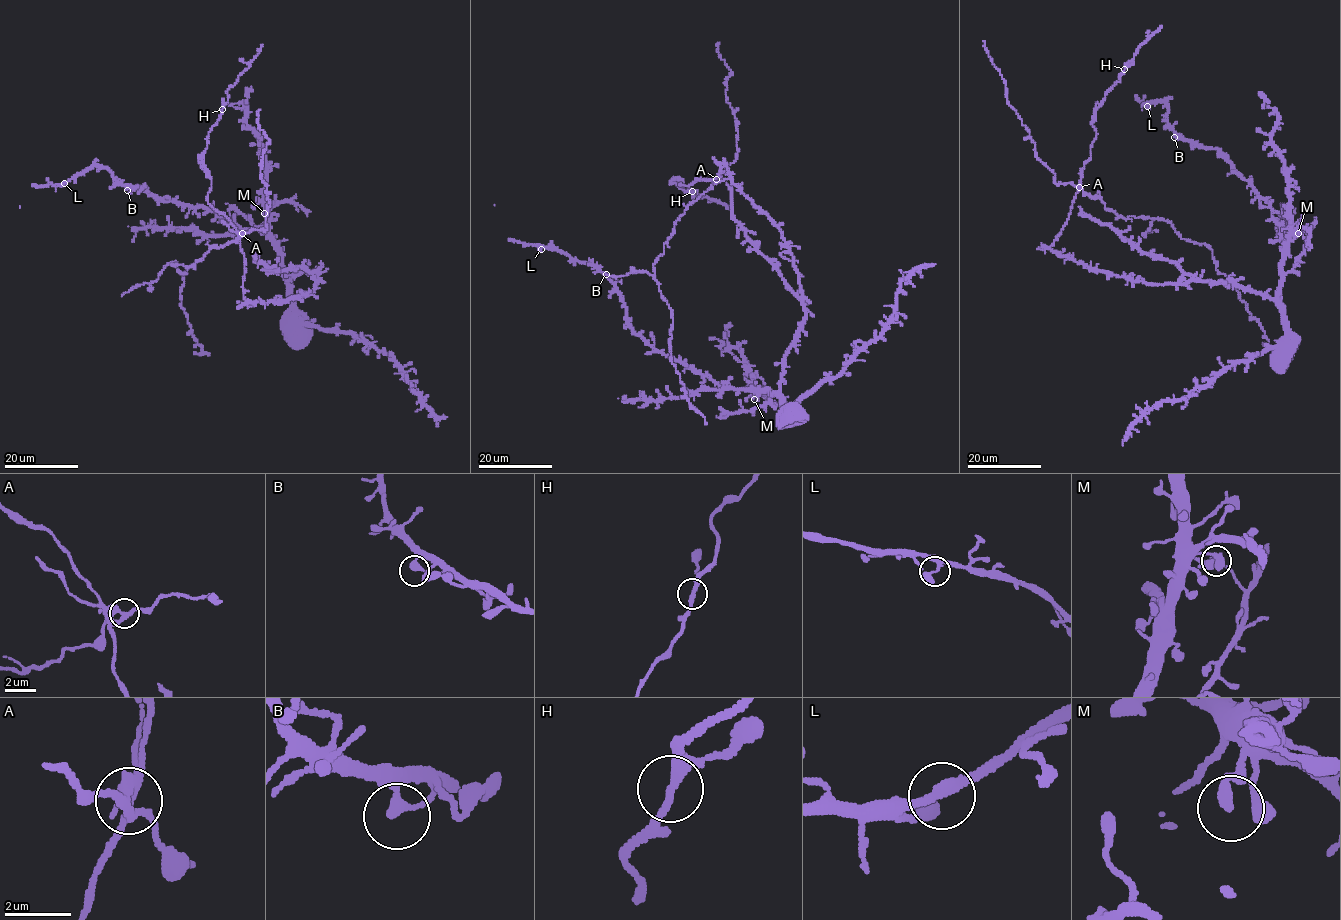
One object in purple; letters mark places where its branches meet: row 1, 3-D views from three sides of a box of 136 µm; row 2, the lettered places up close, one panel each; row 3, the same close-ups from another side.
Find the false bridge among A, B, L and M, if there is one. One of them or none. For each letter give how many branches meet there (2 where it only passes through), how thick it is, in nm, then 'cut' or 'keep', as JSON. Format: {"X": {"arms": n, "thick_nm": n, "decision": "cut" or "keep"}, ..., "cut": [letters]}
{"A": {"arms": 2, "thick_nm": 320, "decision": "cut"}, "B": {"arms": 2, "thick_nm": 280, "decision": "keep"}, "L": {"arms": 2, "thick_nm": 340, "decision": "keep"}, "M": {"arms": 2, "thick_nm": 280, "decision": "keep"}, "cut": ["A"]}

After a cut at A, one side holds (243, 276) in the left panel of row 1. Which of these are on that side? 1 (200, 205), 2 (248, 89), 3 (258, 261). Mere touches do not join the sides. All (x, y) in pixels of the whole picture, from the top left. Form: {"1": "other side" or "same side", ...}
{"1": "other side", "2": "other side", "3": "other side"}

